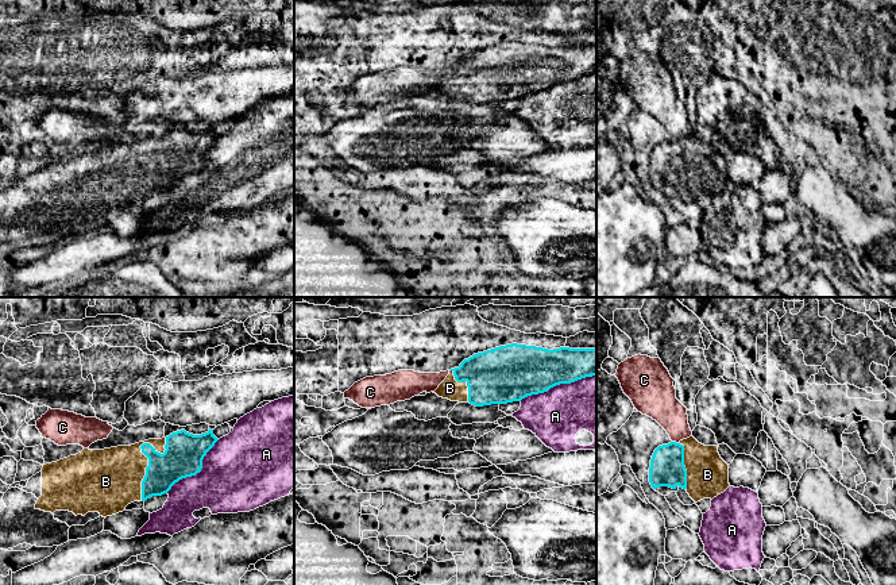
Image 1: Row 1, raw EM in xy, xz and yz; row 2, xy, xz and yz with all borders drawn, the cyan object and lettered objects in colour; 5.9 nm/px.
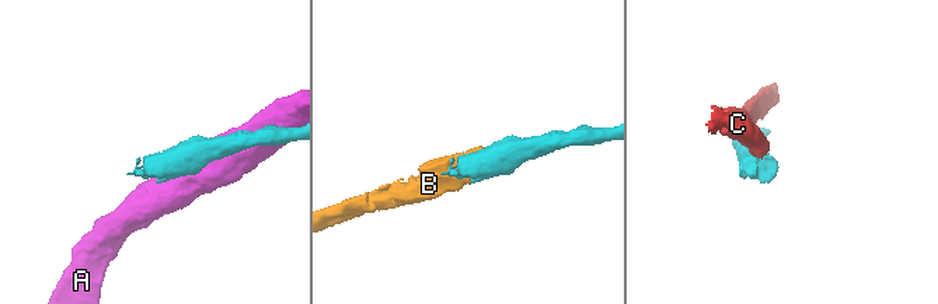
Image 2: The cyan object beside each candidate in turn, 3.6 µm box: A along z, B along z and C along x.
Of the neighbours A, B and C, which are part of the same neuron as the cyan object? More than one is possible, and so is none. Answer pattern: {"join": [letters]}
{"join": ["B"]}

